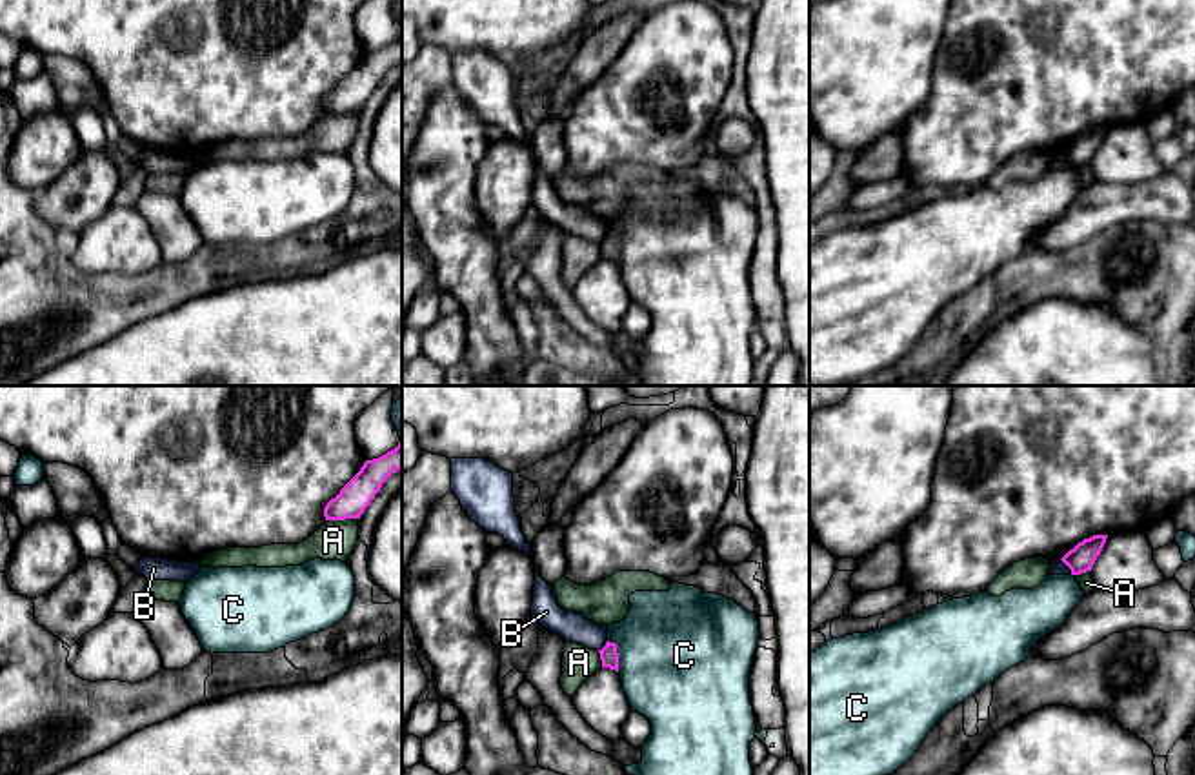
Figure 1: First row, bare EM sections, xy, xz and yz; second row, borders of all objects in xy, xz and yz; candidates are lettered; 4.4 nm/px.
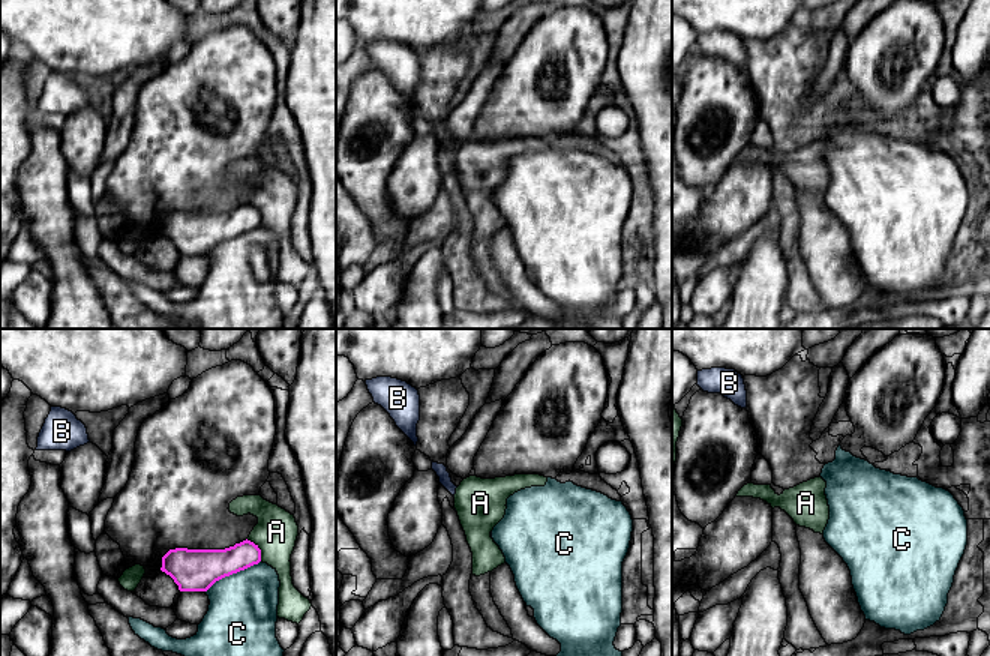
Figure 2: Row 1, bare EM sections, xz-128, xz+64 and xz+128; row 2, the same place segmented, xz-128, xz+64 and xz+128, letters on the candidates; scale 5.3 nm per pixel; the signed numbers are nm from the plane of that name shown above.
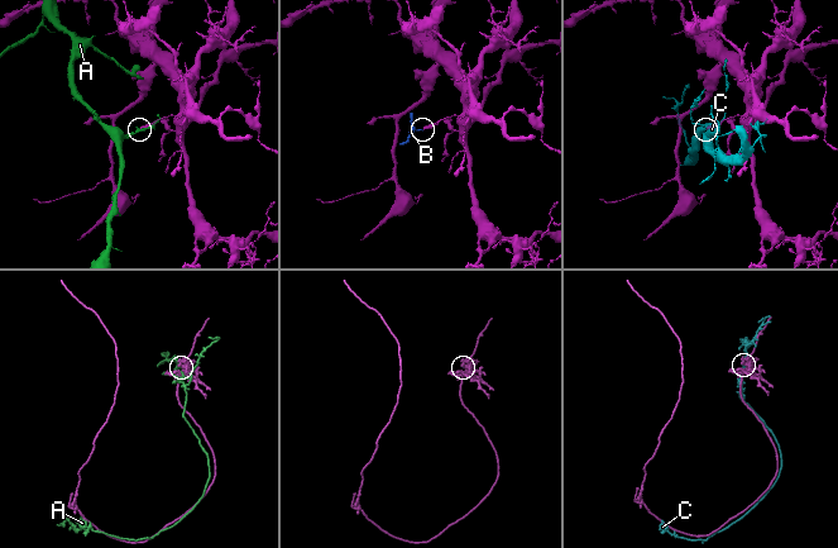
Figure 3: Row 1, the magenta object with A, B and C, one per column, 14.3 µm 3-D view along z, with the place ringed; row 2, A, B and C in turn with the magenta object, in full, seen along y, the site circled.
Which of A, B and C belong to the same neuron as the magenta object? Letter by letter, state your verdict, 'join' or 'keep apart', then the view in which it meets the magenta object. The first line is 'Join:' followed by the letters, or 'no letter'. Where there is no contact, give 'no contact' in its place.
Join: no letter
A: keep apart; meets magenta in xy
B: keep apart; meets magenta in yz
C: keep apart; meets magenta in xz

